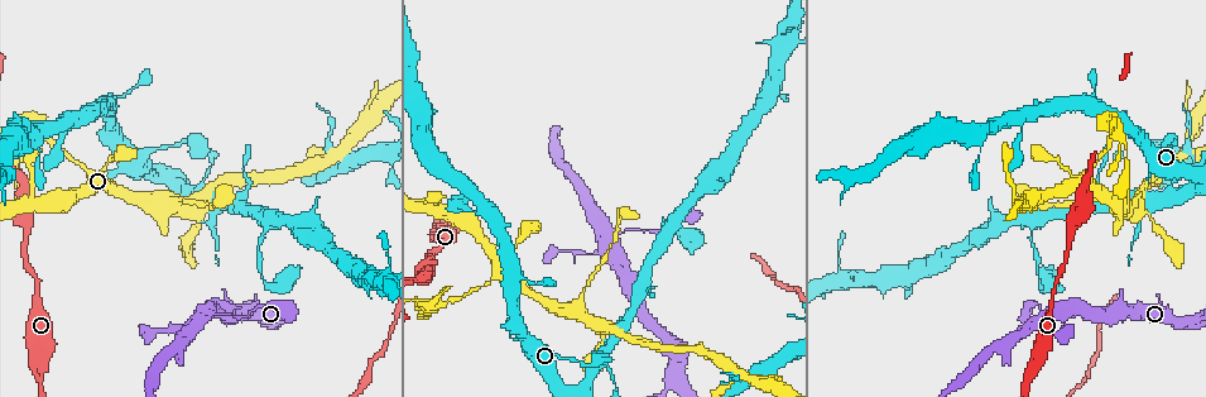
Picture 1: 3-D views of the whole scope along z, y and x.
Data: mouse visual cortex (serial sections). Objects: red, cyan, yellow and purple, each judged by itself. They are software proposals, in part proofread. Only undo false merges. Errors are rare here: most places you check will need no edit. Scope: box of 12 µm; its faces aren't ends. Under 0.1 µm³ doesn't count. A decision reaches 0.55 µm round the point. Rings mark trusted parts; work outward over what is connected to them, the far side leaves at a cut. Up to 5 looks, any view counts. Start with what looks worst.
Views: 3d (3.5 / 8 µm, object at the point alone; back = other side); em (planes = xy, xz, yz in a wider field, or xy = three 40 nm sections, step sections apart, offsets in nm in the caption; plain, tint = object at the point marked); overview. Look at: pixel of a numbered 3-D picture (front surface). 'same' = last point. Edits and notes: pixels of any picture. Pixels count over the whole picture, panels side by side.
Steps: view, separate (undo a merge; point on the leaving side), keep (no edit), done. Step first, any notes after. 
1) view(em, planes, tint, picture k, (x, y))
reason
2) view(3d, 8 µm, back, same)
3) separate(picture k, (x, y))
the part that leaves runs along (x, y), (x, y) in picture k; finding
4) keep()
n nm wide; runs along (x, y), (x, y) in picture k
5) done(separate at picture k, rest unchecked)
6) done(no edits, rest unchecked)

view(3d, 3.5 µm, back, picture 1, (603, 240))

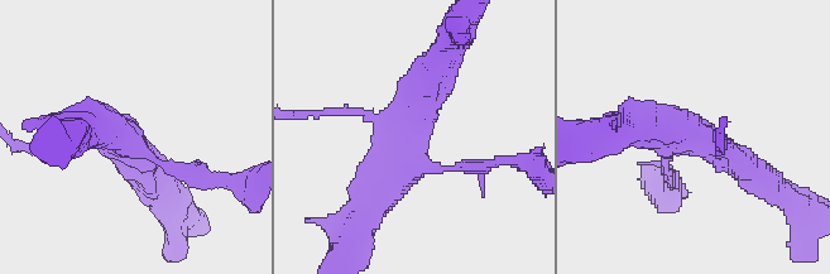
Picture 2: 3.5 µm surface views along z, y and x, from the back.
view(em, xy, step 5, tint, picture 2, (407, 138))
need the tissue

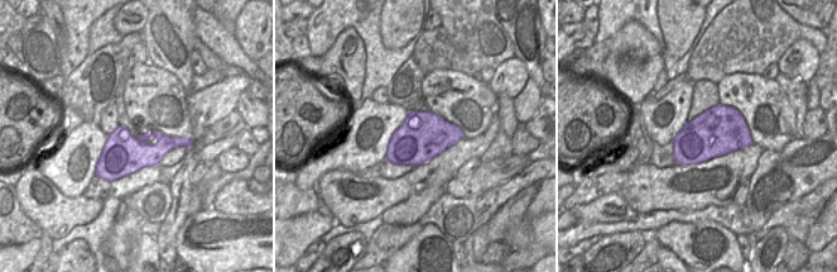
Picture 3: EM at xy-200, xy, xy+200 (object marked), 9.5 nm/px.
keep()
runs along (373, 206), (431, 73) in picture 2; all the same cell

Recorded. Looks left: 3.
view(3d, 3.5 µm, picture 1, (267, 221))

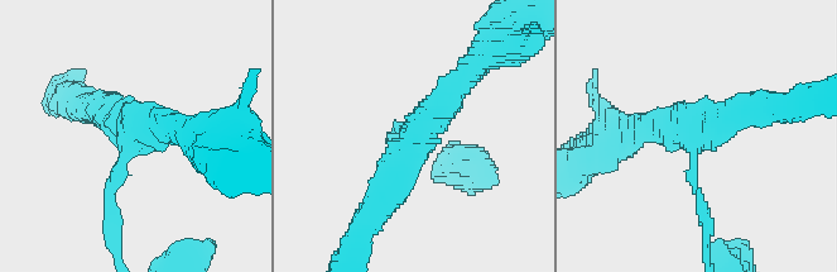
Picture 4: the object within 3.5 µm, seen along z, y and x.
view(em, xy, step 3, tint, picture 4, (421, 133))
shape alone is not enough

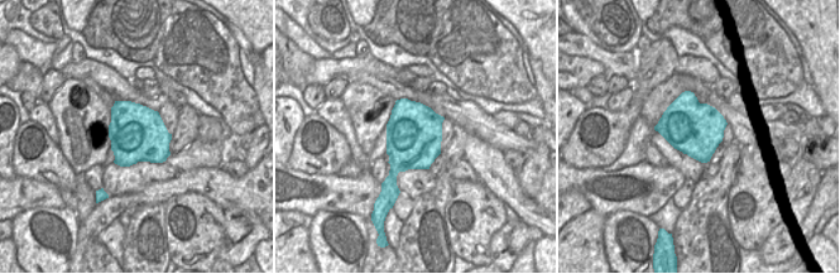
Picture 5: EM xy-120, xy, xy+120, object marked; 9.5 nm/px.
keep()
550 nm wide; runs along (380, 201), (423, 123), (474, 68) in picture 4; one cell here

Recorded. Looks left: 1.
done(no edits, rest unchecked)

